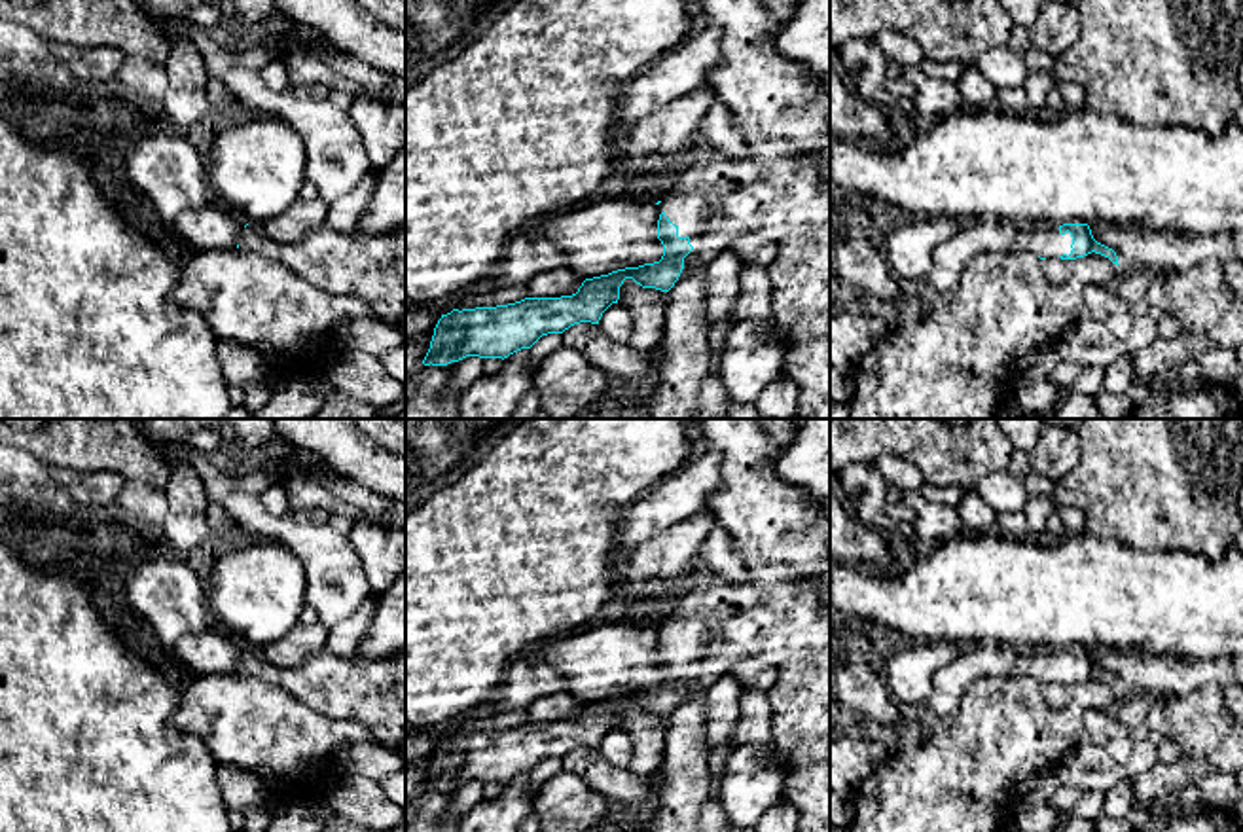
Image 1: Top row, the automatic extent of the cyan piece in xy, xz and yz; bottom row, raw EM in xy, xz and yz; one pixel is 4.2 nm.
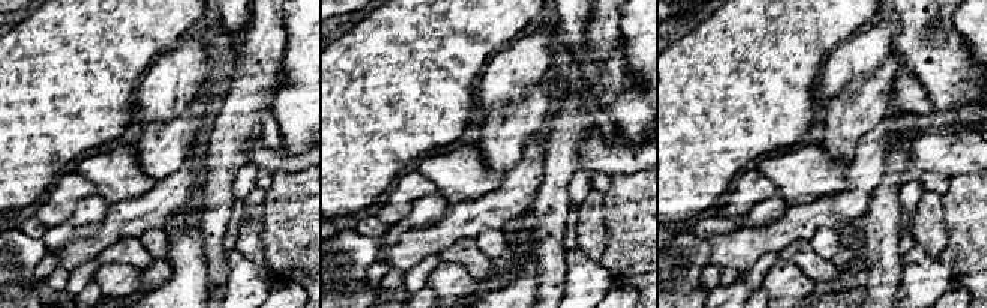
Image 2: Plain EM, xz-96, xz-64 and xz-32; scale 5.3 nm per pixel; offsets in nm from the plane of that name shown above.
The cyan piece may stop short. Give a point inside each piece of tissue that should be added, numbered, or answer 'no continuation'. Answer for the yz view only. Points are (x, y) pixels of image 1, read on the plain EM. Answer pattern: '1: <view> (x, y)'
1: yz (1044, 664)

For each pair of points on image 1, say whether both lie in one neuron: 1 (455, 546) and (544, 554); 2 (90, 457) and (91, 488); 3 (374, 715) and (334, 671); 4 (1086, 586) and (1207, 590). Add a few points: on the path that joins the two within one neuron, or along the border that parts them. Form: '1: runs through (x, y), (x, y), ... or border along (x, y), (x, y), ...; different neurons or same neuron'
1: runs through (478, 554), (522, 554); same neuron
2: border along (50, 469), (114, 472), (126, 480); different neurons
3: runs through (366, 704), (345, 683); same neuron
4: runs through (1116, 588), (1177, 590); same neuron

